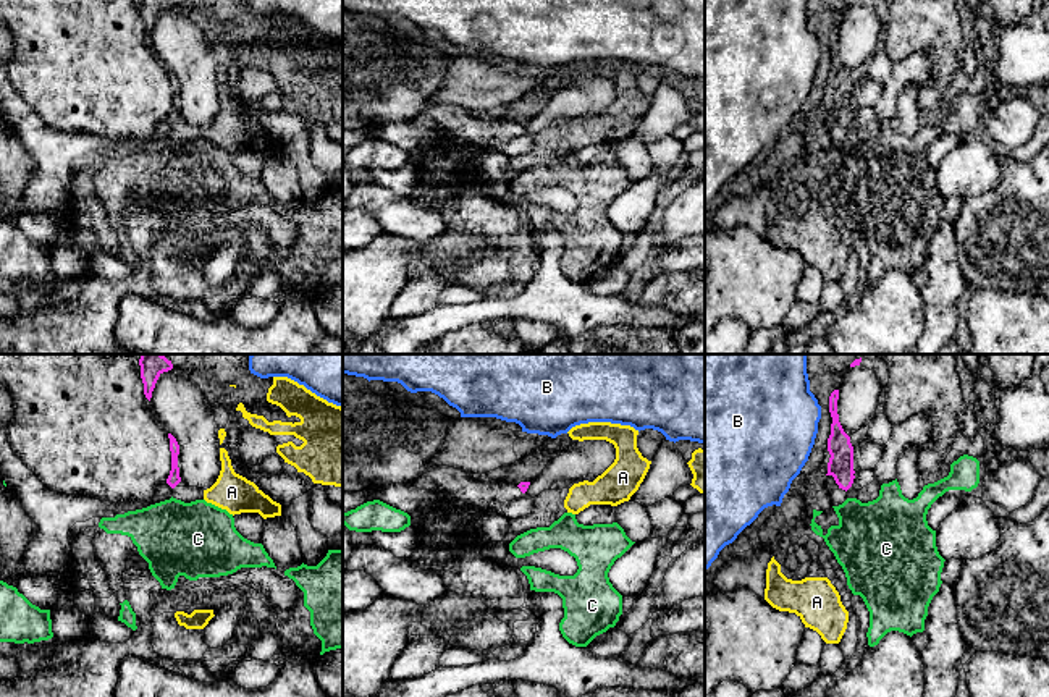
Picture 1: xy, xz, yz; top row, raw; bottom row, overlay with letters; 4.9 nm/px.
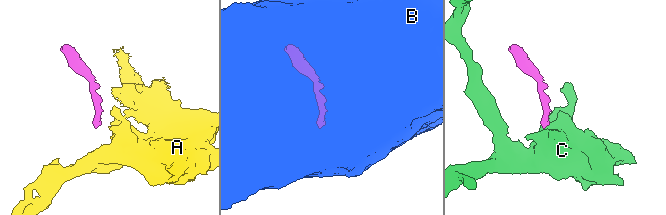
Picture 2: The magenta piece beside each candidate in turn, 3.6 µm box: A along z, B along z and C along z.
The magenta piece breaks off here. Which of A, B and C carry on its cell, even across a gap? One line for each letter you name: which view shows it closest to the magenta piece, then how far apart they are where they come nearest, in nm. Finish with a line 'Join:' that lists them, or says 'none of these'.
A: nearest in xy; 130 nm apart
Join: A

